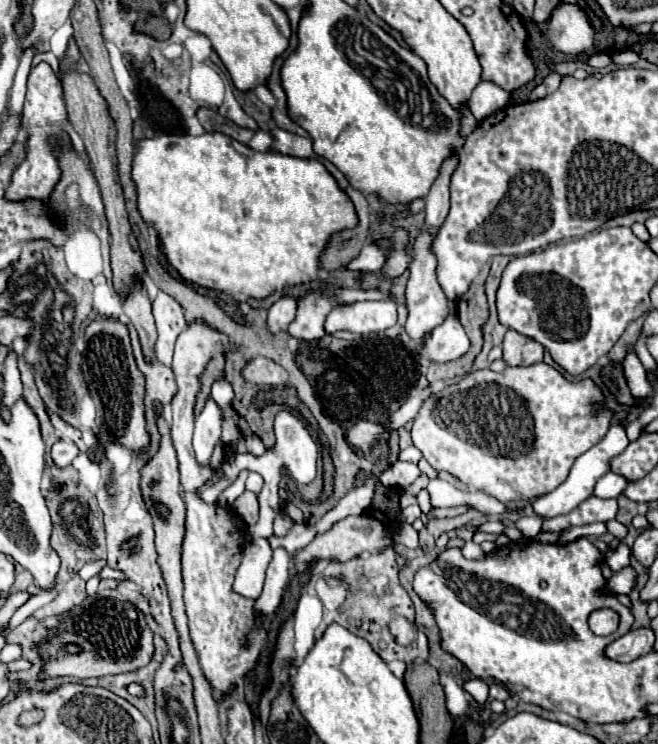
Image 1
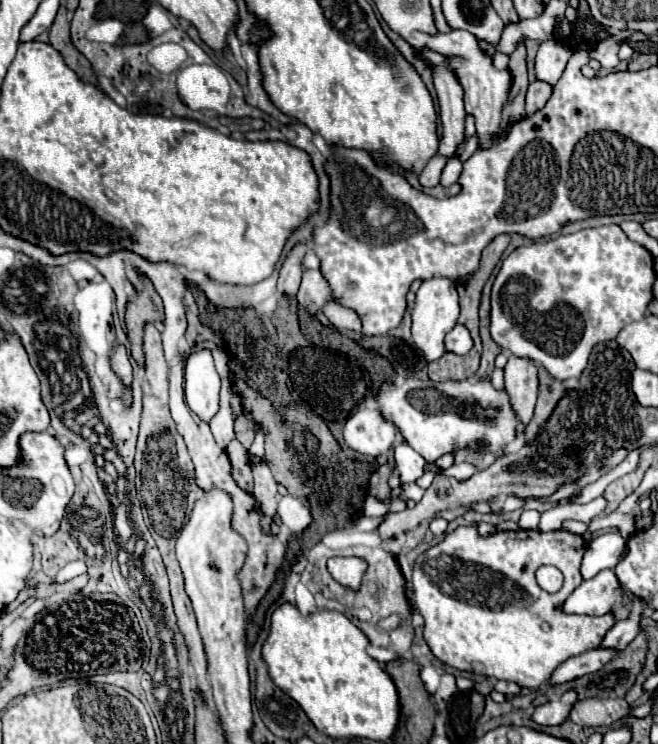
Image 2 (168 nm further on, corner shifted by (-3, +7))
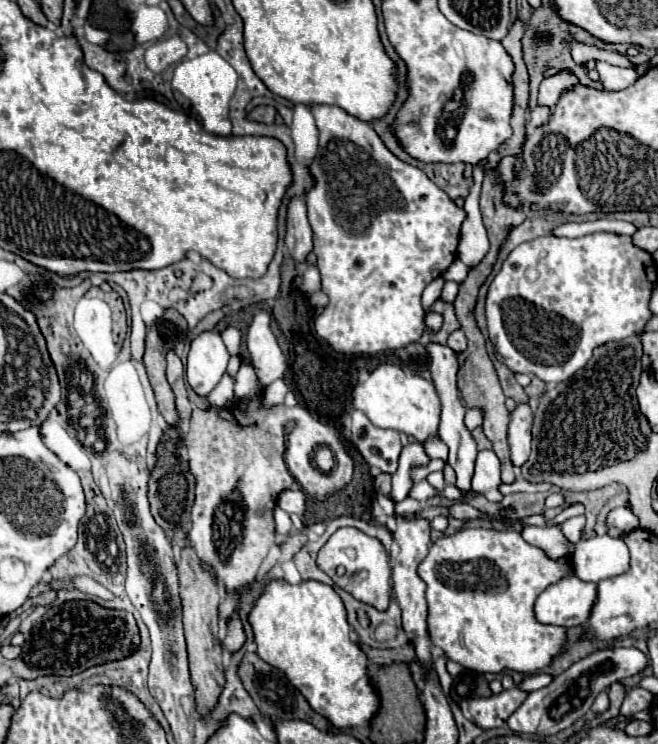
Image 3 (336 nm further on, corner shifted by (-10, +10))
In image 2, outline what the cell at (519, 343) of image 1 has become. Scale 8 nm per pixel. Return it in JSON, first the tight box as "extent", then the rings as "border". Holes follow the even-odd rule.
{"extent":[505,357,537,437],"border":[[[509,357],[505,367],[505,389],[511,409],[517,415],[517,437],[525,433],[537,401],[537,365],[519,357]]]}

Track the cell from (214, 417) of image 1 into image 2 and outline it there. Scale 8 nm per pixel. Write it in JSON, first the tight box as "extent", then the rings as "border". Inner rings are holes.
{"extent":[185,349,219,421],"border":[[[209,349],[193,351],[185,359],[185,399],[191,411],[195,411],[203,421],[209,421],[219,409],[219,373],[215,371],[215,363]]]}

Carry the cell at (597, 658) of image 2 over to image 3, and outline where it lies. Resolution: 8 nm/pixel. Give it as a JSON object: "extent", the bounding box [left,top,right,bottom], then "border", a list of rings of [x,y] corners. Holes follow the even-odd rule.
{"extent":[520,674,554,692],"border":[[[536,674],[536,676],[528,676],[528,678],[524,678],[522,684],[520,684],[520,688],[522,688],[522,690],[528,690],[528,692],[532,692],[532,690],[540,690],[540,688],[548,686],[552,680],[554,680],[552,674]]]}

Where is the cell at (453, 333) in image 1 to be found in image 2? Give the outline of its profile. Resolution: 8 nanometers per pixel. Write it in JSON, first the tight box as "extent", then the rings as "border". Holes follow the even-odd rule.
{"extent":[445,325,473,355],"border":[[[455,325],[445,337],[445,349],[451,353],[457,353],[457,355],[469,353],[471,345],[473,345],[471,335],[467,333],[467,329],[463,329],[463,325]]]}

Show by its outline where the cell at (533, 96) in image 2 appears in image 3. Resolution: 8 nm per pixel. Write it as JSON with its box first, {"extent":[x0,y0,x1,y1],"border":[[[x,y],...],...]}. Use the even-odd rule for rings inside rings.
{"extent":[528,104,552,128],"border":[[[536,104],[536,106],[530,110],[528,124],[530,124],[532,128],[542,126],[542,124],[546,124],[546,122],[550,120],[550,114],[552,114],[552,110],[550,110],[548,106],[540,106],[540,104]]]}

